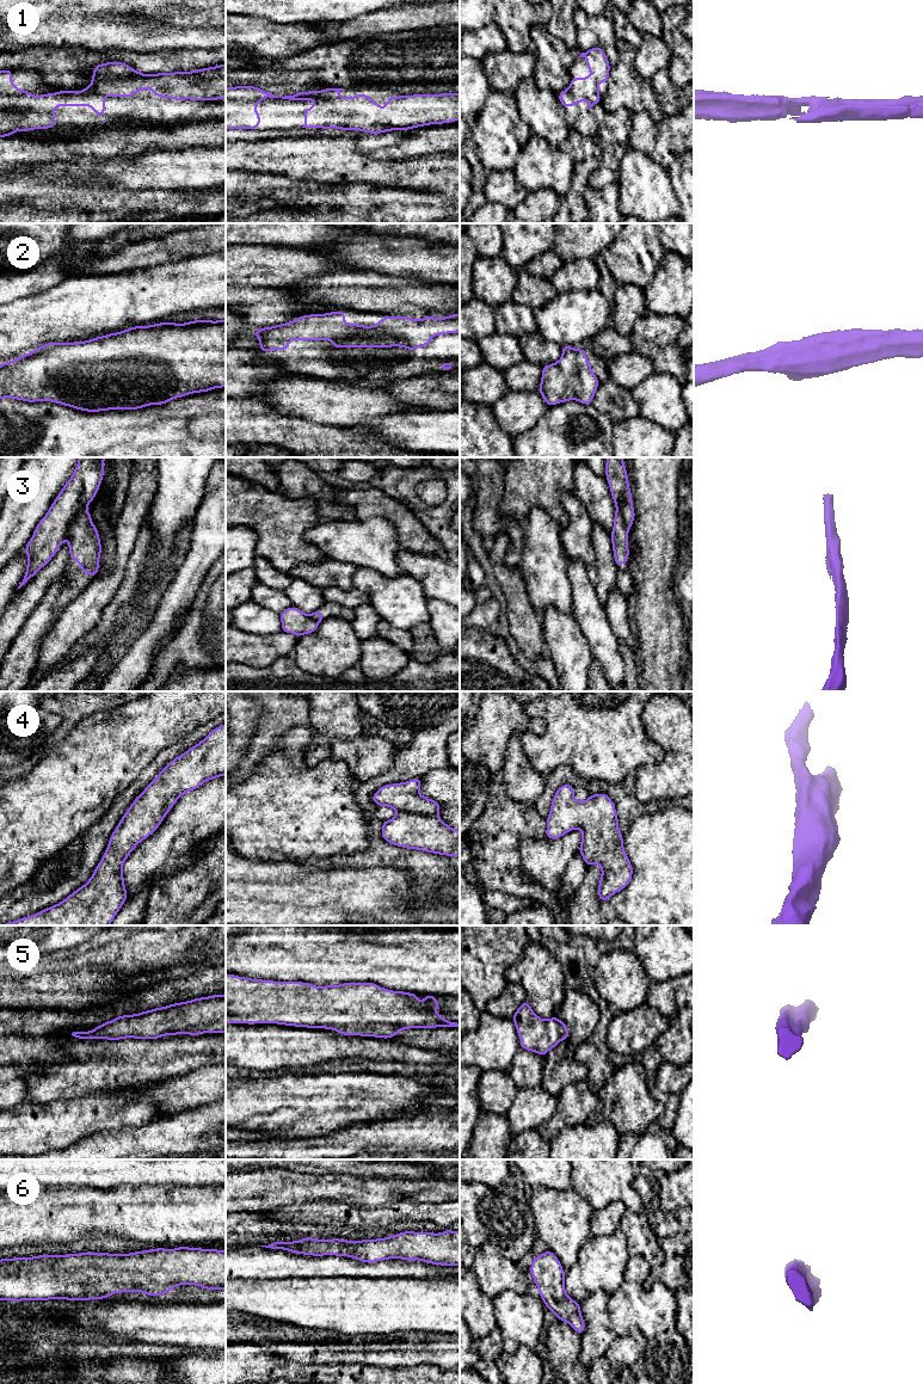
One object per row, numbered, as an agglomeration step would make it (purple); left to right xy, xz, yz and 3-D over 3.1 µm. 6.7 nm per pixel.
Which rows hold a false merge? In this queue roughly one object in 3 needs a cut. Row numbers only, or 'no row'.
3

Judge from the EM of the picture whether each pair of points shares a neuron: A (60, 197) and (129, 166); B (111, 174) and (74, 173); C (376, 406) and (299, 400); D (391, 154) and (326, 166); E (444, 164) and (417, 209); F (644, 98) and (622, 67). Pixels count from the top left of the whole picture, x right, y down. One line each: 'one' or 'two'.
A: two
B: one
C: one
D: two
E: two
F: one

